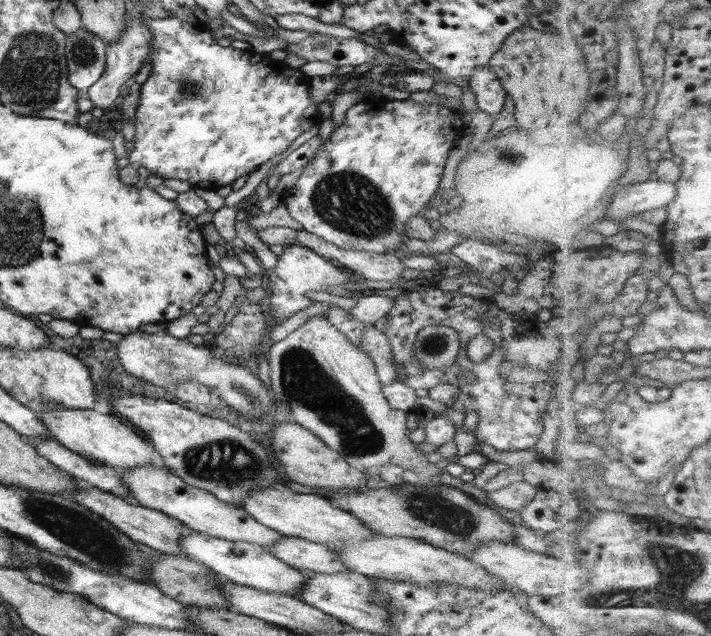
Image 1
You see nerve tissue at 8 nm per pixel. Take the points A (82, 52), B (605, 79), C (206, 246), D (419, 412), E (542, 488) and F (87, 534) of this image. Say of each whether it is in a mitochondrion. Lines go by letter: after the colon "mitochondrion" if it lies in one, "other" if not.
A: mitochondrion
B: other
C: other
D: other
E: other
F: mitochondrion

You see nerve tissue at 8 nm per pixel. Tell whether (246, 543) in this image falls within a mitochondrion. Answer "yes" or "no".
no

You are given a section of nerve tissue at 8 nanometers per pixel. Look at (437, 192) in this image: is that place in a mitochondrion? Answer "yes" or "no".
no

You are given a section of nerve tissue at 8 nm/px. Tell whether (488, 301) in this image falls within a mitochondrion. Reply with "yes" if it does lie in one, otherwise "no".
no

